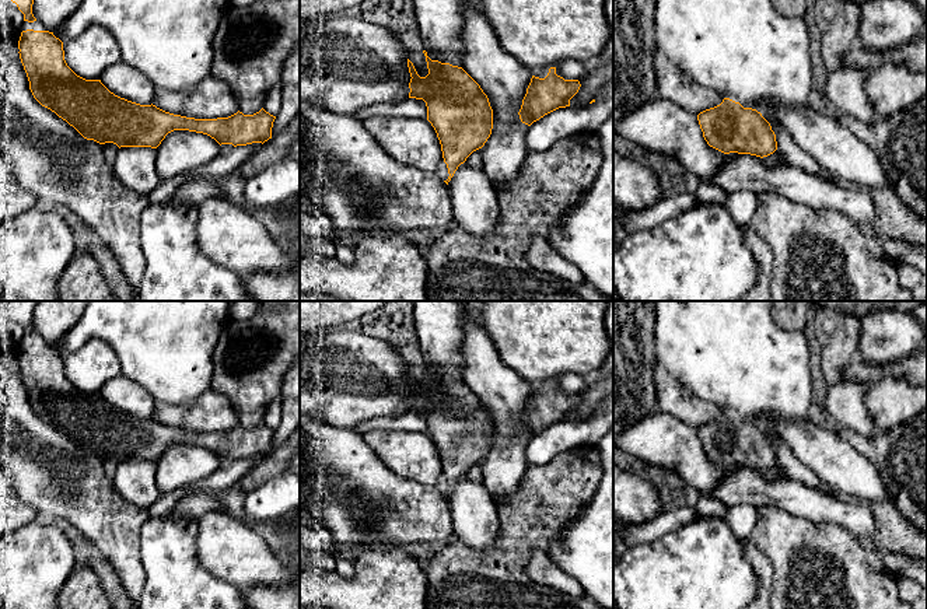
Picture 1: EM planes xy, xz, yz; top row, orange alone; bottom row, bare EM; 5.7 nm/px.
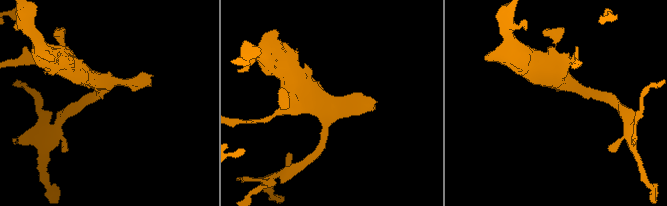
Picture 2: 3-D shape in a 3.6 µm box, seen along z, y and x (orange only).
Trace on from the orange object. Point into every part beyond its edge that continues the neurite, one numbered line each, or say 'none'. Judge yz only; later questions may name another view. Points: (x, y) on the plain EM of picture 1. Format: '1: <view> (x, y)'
none

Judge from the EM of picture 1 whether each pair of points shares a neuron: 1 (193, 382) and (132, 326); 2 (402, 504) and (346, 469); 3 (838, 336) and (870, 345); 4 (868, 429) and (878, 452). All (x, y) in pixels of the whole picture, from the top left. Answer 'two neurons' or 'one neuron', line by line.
1: one neuron
2: one neuron
3: two neurons
4: two neurons

